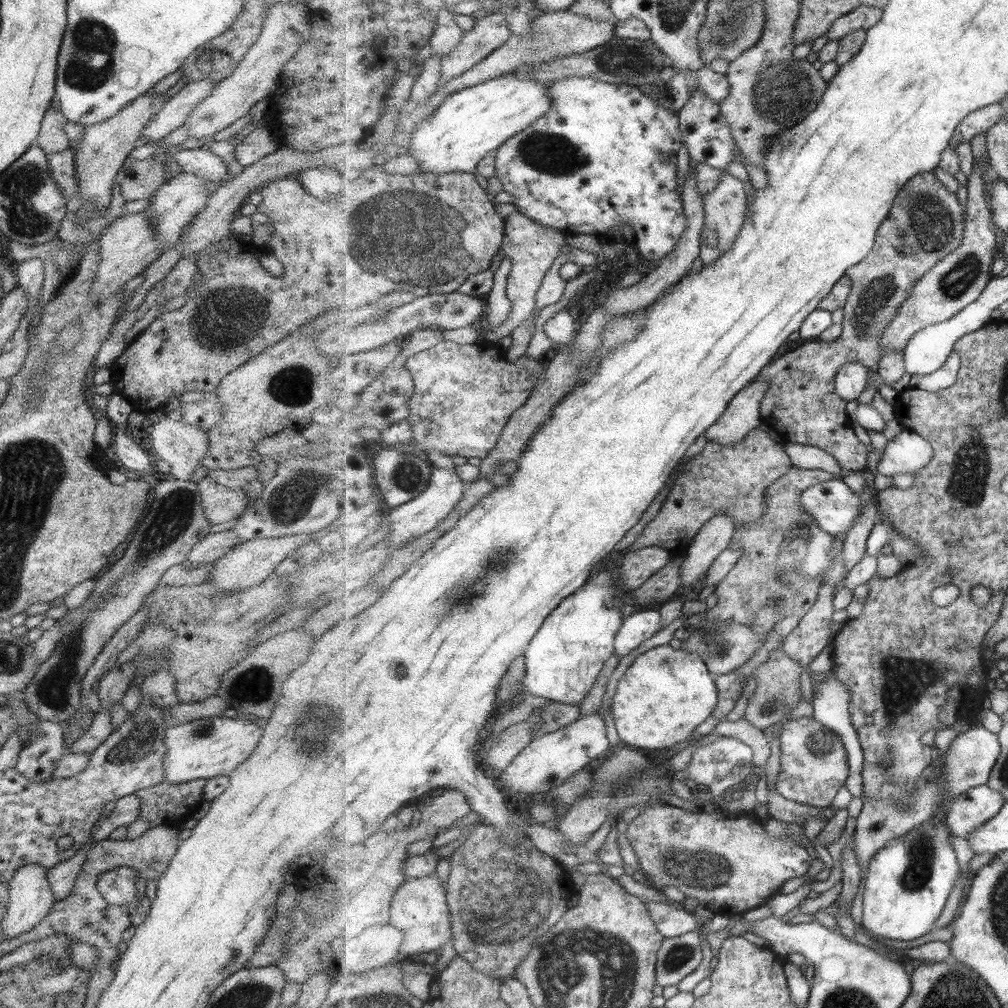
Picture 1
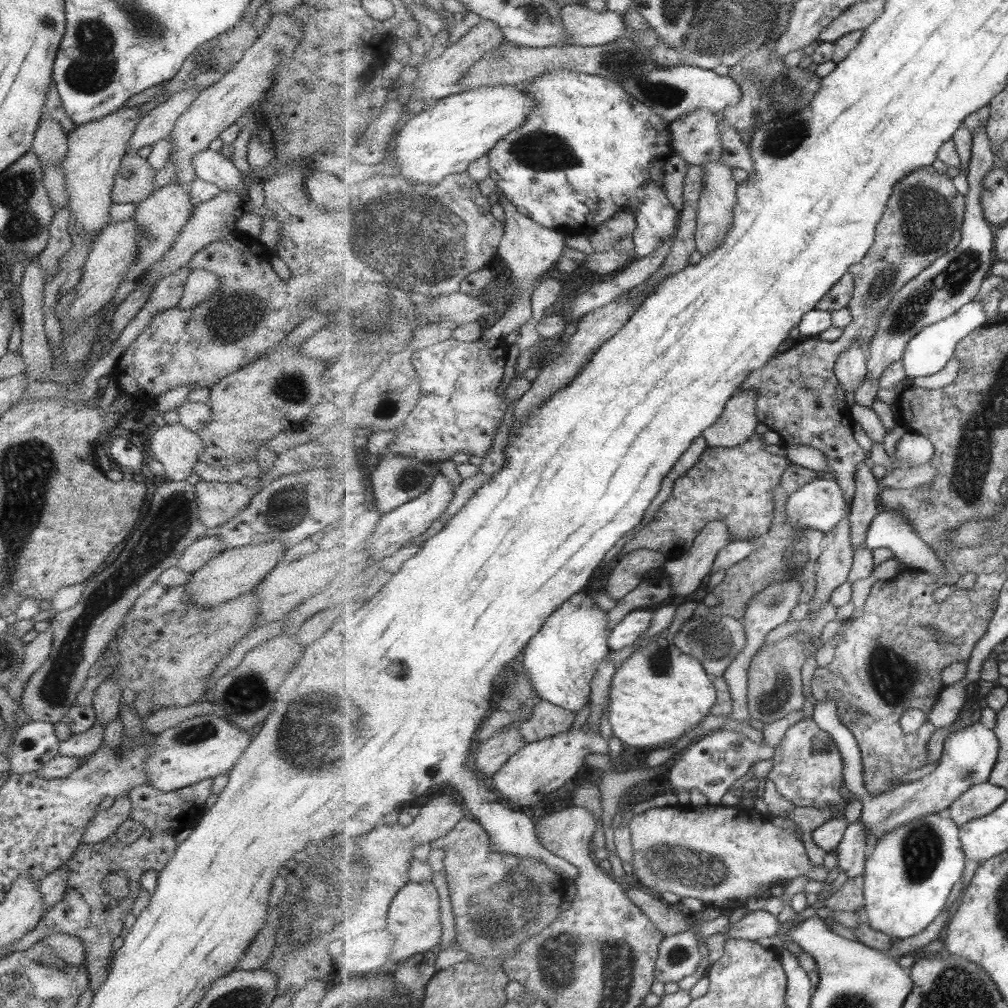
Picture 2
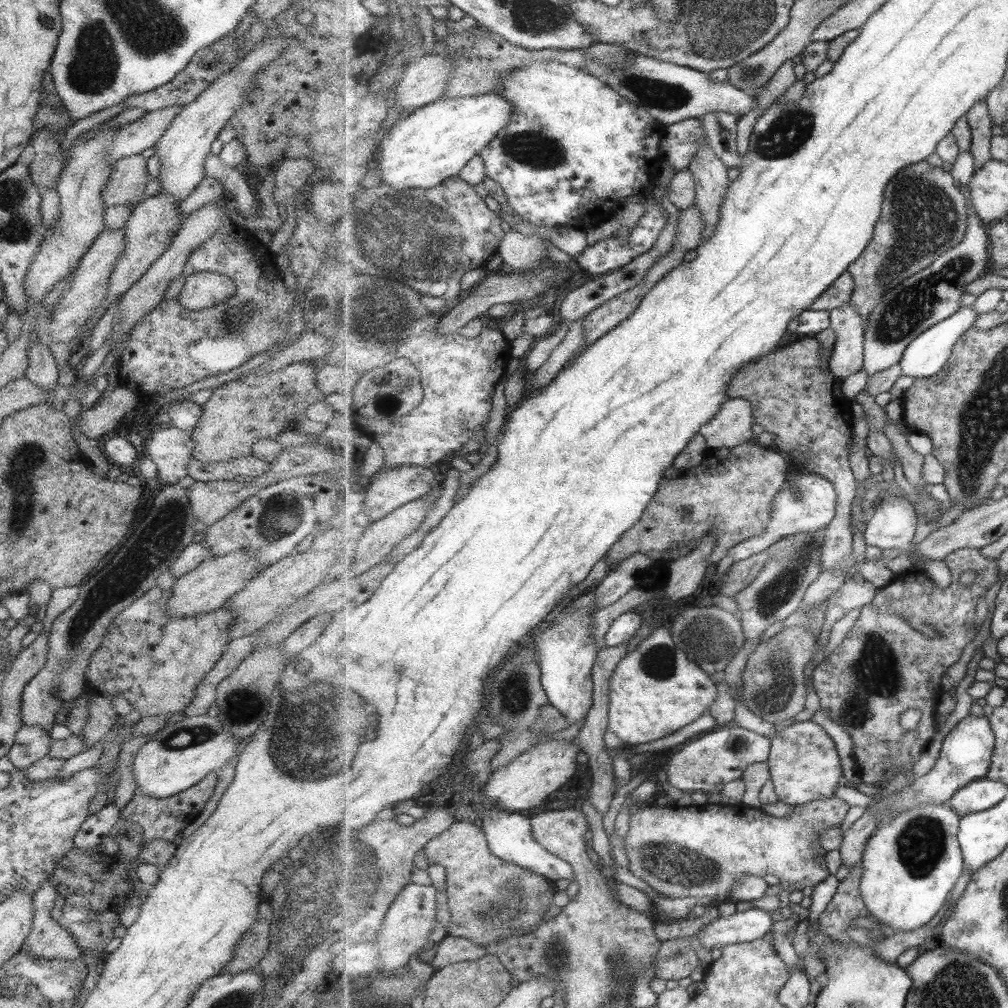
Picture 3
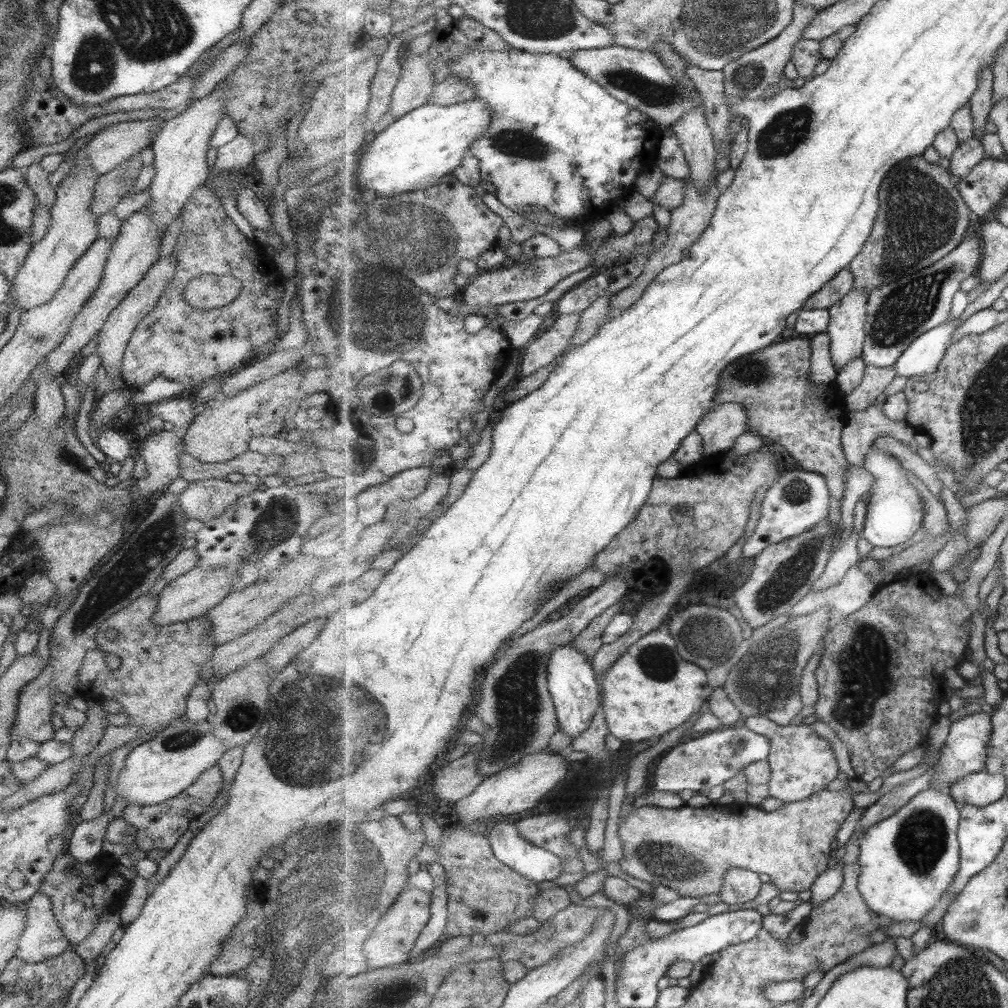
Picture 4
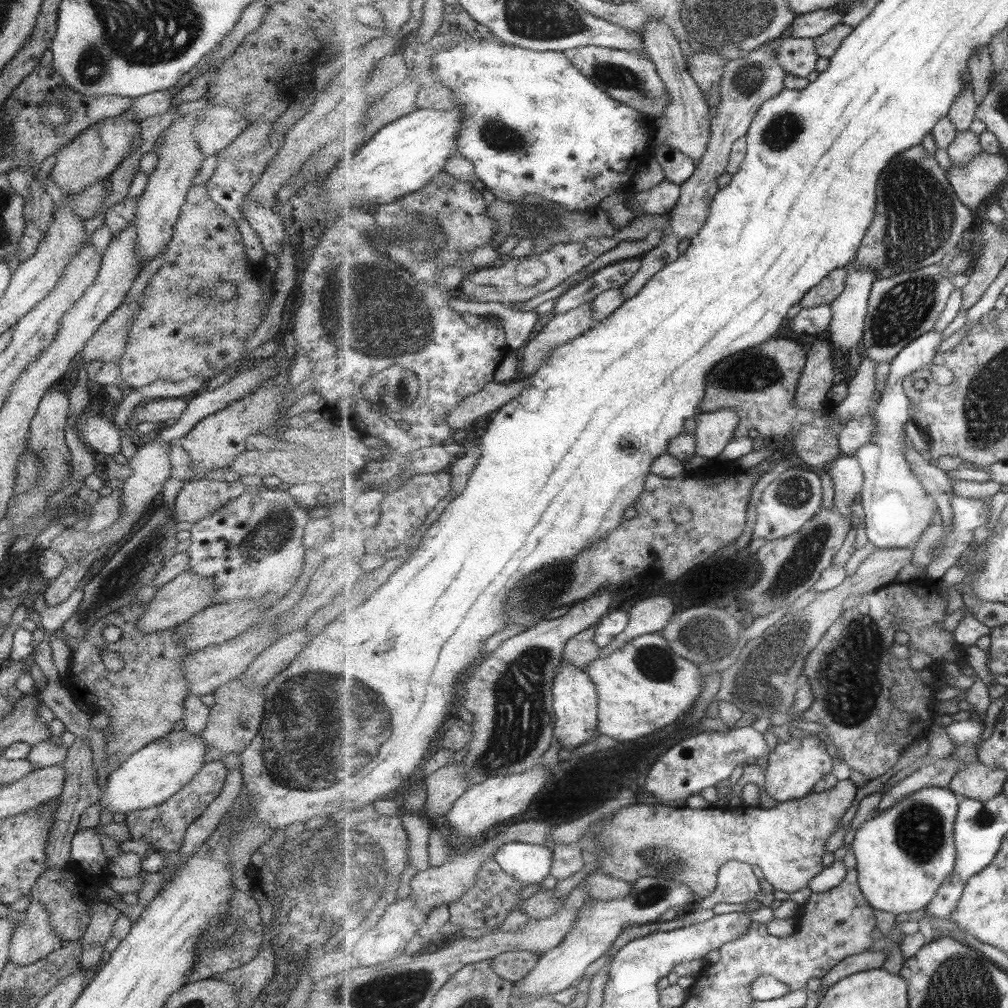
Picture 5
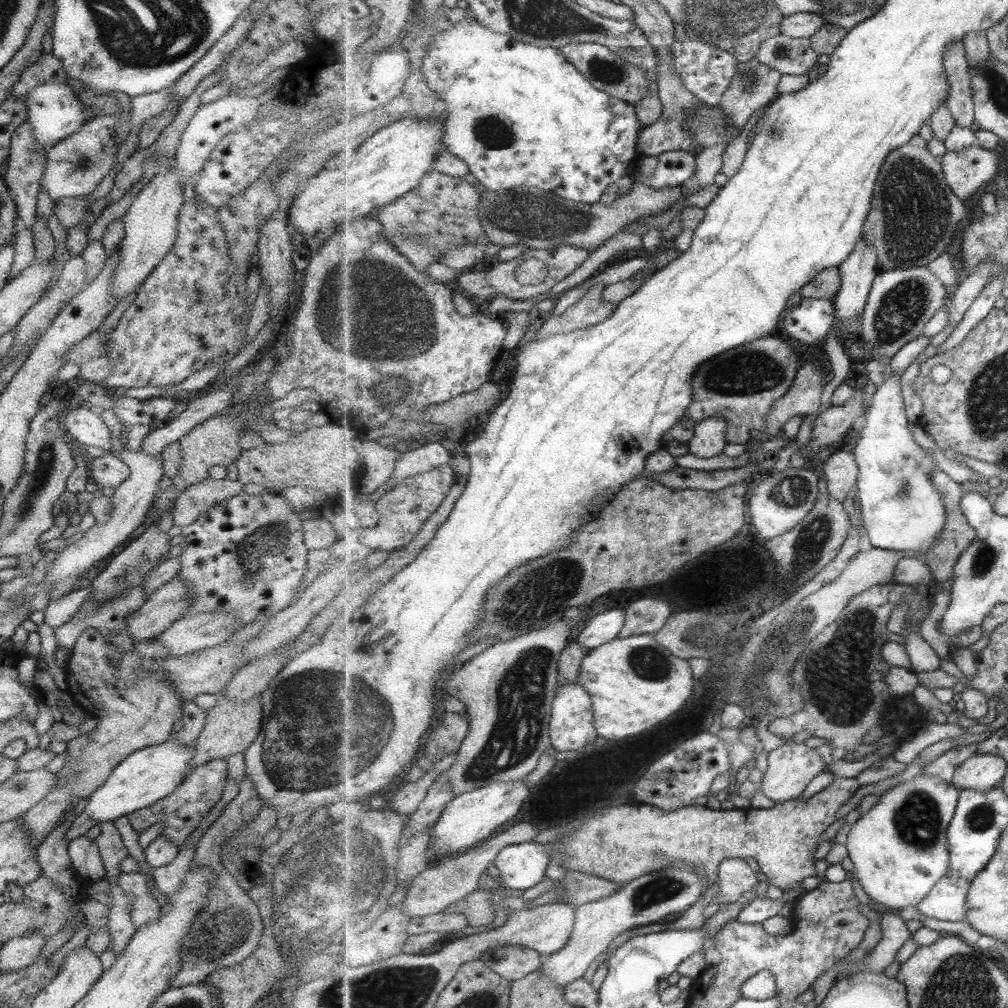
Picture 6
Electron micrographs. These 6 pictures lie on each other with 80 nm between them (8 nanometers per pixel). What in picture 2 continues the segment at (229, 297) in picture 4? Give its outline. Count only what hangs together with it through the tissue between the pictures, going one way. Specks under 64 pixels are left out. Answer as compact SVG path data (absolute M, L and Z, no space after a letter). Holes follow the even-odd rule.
M205 269L191 270L176 308L191 309L195 304L205 303L211 294L215 294L217 286L218 278L212 272Z

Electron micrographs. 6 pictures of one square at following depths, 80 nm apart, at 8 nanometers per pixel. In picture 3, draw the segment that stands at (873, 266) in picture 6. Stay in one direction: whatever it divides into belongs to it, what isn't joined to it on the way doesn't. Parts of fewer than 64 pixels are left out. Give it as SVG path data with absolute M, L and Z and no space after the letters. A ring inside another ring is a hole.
M851 301L831 312L831 316L831 327L836 332L837 342L833 347L834 352L832 353L830 366L832 373L843 381L848 376L853 376L856 372L864 368L867 324L864 318L857 312L857 309L851 305Z

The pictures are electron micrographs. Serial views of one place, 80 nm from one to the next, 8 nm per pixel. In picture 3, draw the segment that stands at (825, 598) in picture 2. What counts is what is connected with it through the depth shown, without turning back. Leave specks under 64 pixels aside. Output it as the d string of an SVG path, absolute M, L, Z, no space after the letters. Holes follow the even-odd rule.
M927 162L905 168L891 180L885 192L881 219L876 225L873 241L848 270L856 284L851 305L866 324L889 291L963 243L969 210L972 209L951 172L943 172ZM803 336L788 346L779 347L779 350L754 360L737 373L728 390L727 400L734 398L750 400L754 408L755 423L764 427L765 432L770 434L771 440L777 447L799 459L805 466L806 472L827 477L836 486L839 498L838 511L836 518L821 533L820 567L822 572L840 570L844 574L849 572L848 575L850 575L853 572L852 568L856 565L853 558L853 530L851 527L852 508L856 494L858 494L858 480L852 469L851 434L854 414L851 410L851 400L846 397L845 388L842 387L843 381L832 373L831 358L826 361L822 359L822 350L824 350L823 345L815 336Z

